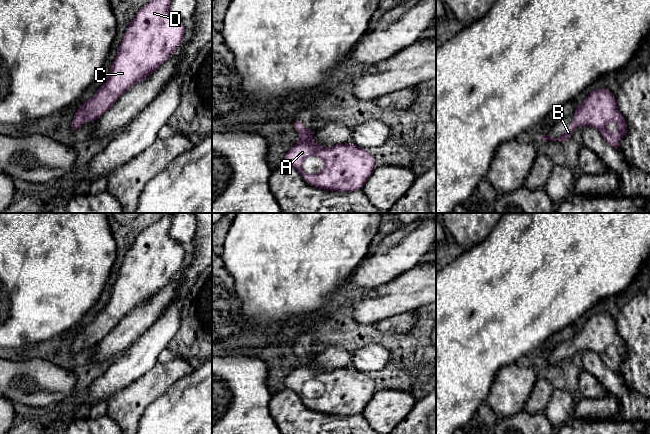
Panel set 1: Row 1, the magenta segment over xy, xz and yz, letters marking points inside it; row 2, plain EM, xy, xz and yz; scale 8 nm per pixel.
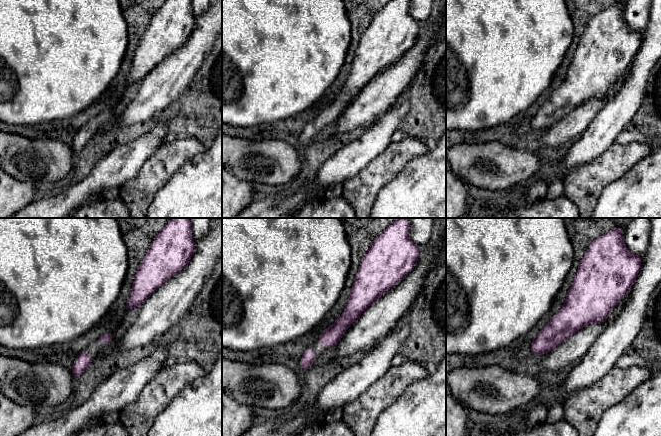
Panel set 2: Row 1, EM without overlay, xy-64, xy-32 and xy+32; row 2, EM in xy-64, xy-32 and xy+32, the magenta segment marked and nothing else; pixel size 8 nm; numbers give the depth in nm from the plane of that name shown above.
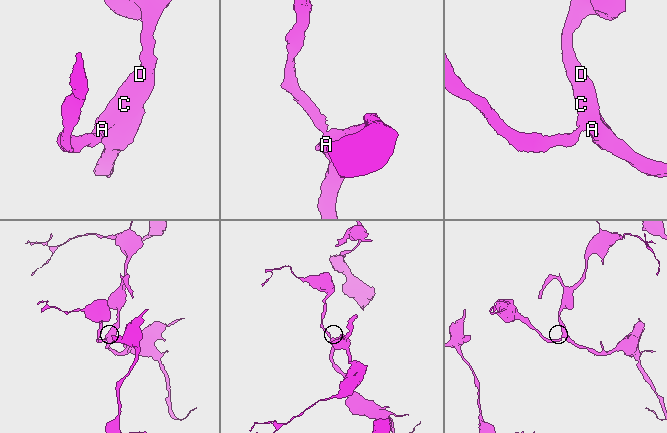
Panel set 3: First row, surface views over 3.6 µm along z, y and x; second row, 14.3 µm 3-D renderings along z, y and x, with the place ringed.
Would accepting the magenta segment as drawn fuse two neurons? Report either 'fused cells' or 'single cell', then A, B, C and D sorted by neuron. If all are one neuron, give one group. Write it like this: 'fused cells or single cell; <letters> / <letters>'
single cell; A B C D

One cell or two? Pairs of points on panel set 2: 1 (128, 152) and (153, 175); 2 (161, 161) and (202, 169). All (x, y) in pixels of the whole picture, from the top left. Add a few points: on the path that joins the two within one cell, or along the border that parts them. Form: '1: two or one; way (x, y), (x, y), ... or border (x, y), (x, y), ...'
1: two; border (158, 148), (144, 162), (137, 173), (125, 181)
2: two; border (201, 152), (189, 158), (166, 183)

